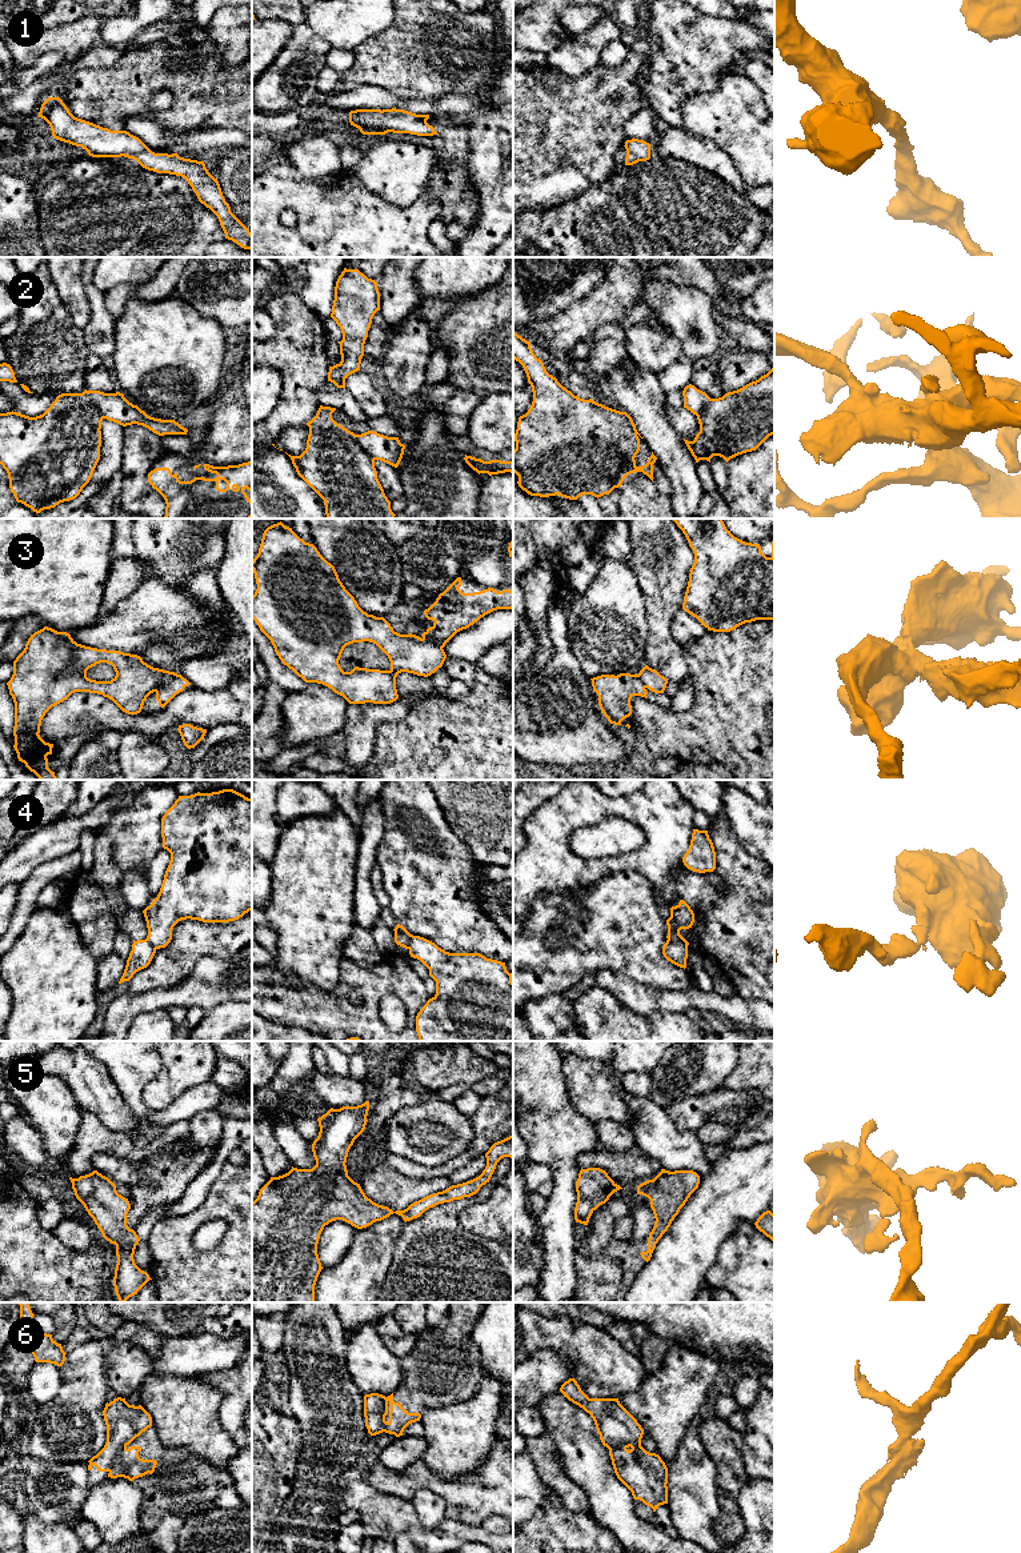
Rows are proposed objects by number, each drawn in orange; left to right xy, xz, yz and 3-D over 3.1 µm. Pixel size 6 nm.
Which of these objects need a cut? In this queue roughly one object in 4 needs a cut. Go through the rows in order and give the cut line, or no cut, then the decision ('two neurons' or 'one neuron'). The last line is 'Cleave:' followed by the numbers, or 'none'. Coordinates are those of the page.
1: no cut | one neuron
2: no cut | one neuron
3: xy (177, 675), (155, 691) | two neurons
4: yz (668, 939), (687, 945) | two neurons
5: no cut | one neuron
6: xz (387, 1397), (383, 1409), (383, 1431) | two neurons
Cleave: 3, 4, 6

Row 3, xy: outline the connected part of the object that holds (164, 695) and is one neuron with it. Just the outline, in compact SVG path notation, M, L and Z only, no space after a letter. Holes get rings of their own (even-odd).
M177 675L167 685L156 691L156 700L159 701L159 705L164 708L177 693L183 692L188 685L191 685L191 683L181 675Z

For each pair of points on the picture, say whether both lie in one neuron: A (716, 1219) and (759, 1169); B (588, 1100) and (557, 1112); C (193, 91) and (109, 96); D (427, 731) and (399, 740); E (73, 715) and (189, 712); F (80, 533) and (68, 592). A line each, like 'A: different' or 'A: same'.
A: same
B: different
C: same
D: same
E: same
F: same

